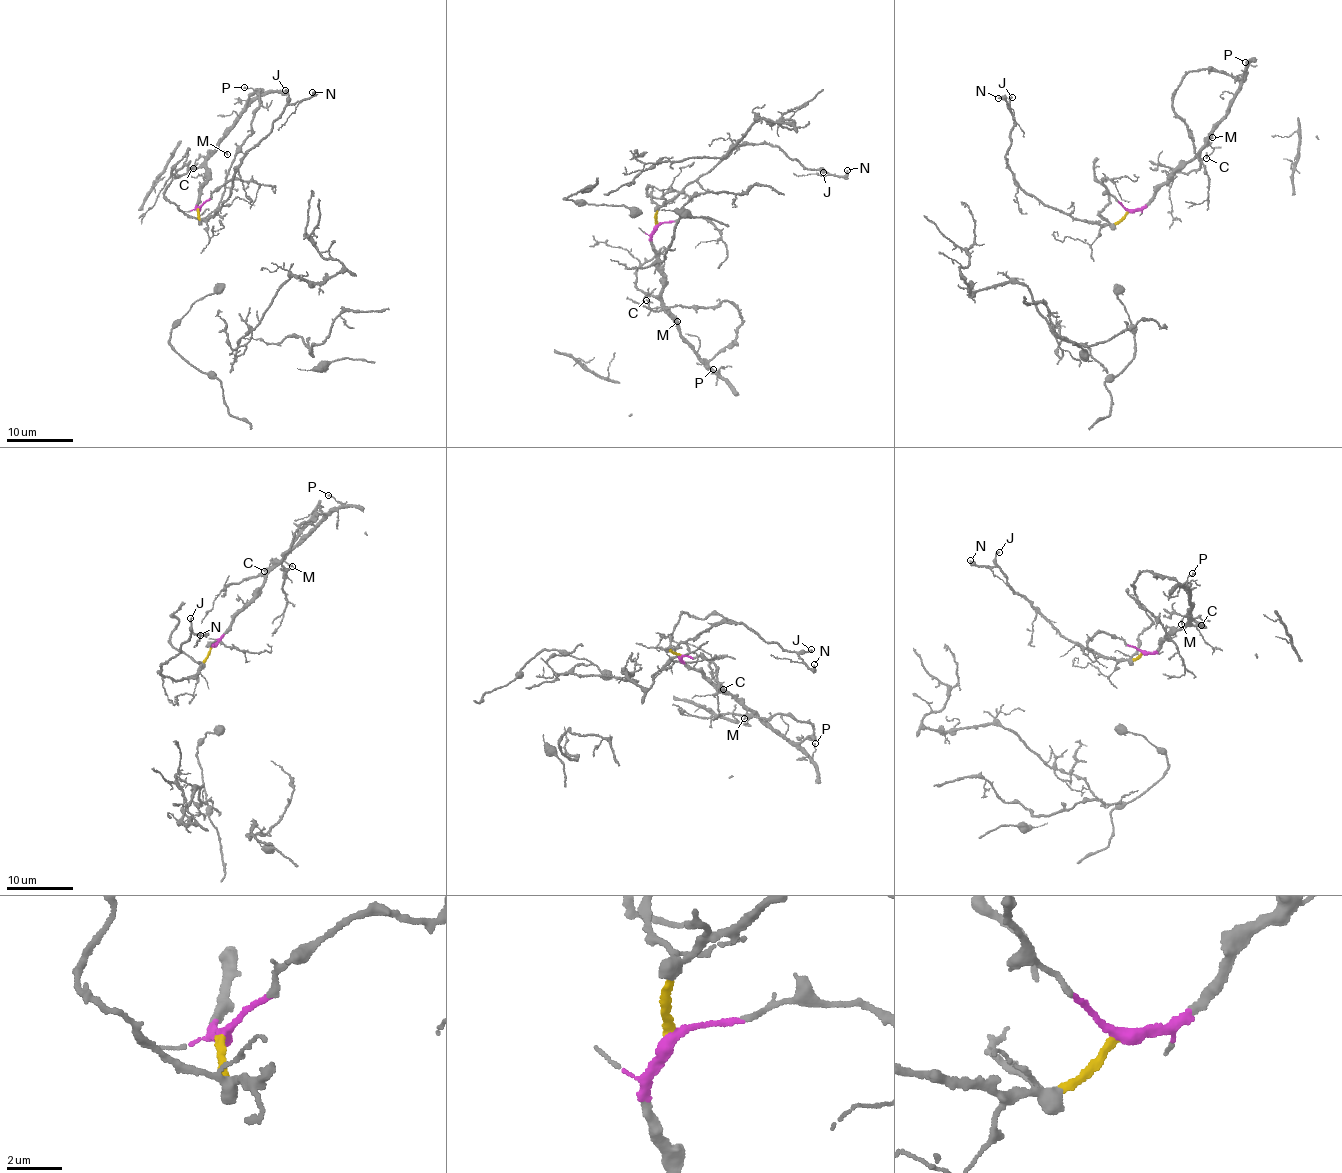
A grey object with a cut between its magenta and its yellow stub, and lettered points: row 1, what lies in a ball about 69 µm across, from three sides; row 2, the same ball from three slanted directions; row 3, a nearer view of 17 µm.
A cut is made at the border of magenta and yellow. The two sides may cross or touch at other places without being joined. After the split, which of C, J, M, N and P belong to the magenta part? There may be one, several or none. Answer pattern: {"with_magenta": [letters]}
{"with_magenta": ["C", "M", "P"]}

